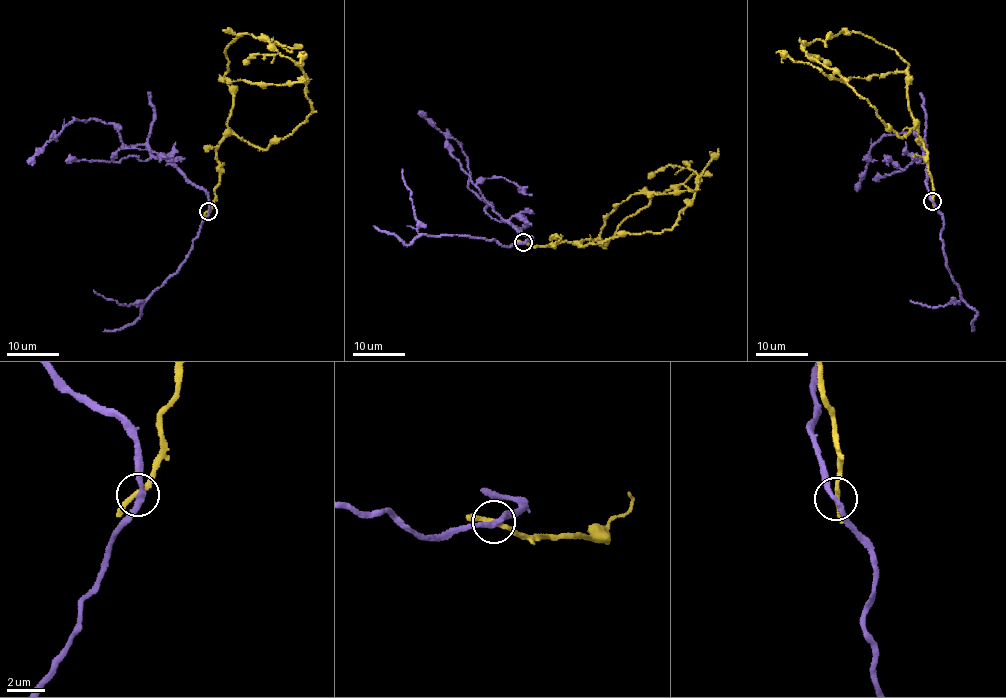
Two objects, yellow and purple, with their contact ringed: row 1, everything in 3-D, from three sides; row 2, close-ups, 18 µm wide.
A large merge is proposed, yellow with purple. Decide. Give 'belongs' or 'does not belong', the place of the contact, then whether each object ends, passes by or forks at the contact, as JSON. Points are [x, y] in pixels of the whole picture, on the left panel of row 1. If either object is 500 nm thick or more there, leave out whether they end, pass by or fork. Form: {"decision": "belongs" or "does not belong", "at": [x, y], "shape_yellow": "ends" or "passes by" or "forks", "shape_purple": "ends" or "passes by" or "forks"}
{"decision": "does not belong", "at": [208, 211], "shape_yellow": "passes by", "shape_purple": "passes by"}

